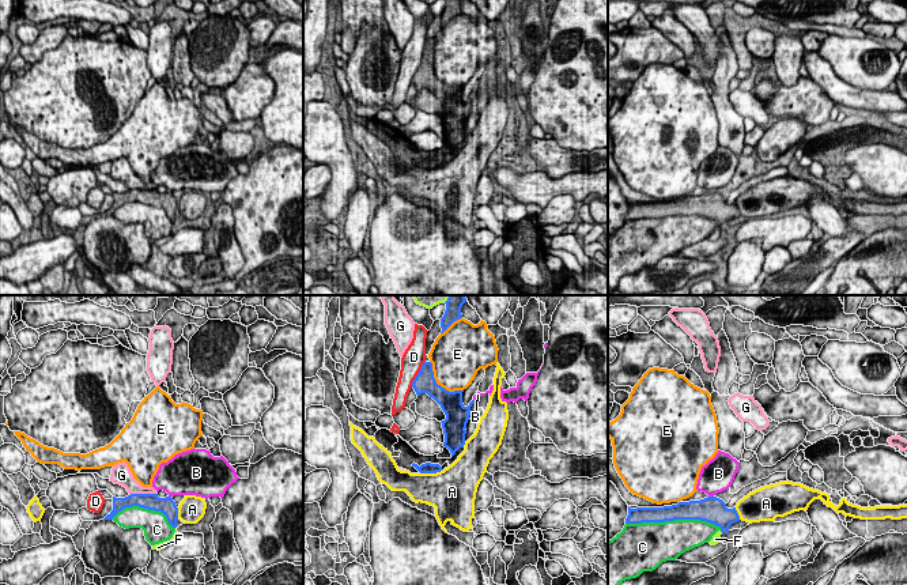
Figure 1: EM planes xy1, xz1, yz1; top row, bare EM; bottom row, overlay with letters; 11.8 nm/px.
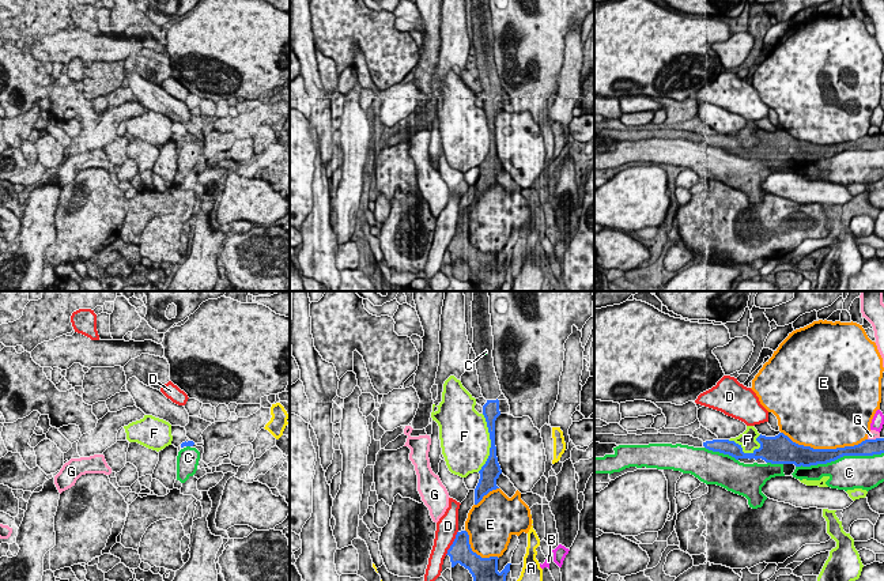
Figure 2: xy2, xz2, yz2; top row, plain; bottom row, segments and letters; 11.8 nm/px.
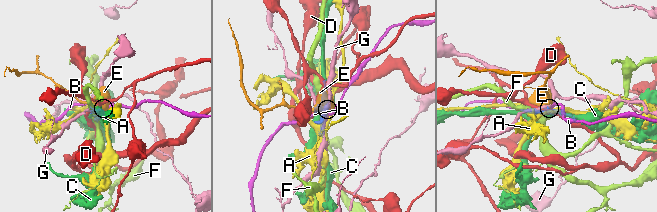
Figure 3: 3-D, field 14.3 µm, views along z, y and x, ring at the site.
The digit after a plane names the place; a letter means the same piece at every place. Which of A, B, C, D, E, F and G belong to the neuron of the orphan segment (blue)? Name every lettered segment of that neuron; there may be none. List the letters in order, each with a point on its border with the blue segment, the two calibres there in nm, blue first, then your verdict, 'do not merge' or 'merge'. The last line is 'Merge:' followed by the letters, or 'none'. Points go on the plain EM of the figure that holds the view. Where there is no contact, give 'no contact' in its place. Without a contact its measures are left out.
A: contact xz1 (430, 168); calibres 130 and 420 nm; do not merge
B: contact yz1 (710, 192); calibres 320 and 380 nm; do not merge
C: contact yz1 (673, 215); calibres 220 and 460 nm; do not merge
D: contact xz1 (418, 70); calibres 260 and 260 nm; do not merge
E: contact yz2 (824, 144); calibres 240 and 480 nm; do not merge
F: contact xz2 (491, 138); calibres 140 and 460 nm; do not merge
G: contact xy1 (142, 189); calibres 190 and 170 nm; do not merge
Merge: none

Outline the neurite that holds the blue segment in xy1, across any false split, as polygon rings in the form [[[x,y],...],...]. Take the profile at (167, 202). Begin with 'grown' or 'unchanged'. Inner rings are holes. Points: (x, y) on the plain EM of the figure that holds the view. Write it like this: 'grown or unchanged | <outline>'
unchanged | [[[131,189],[125,193],[113,192],[113,205],[103,215],[113,212],[125,203],[139,201],[148,205],[160,207],[169,219],[177,223],[178,203],[171,192],[159,193],[158,189]]]

